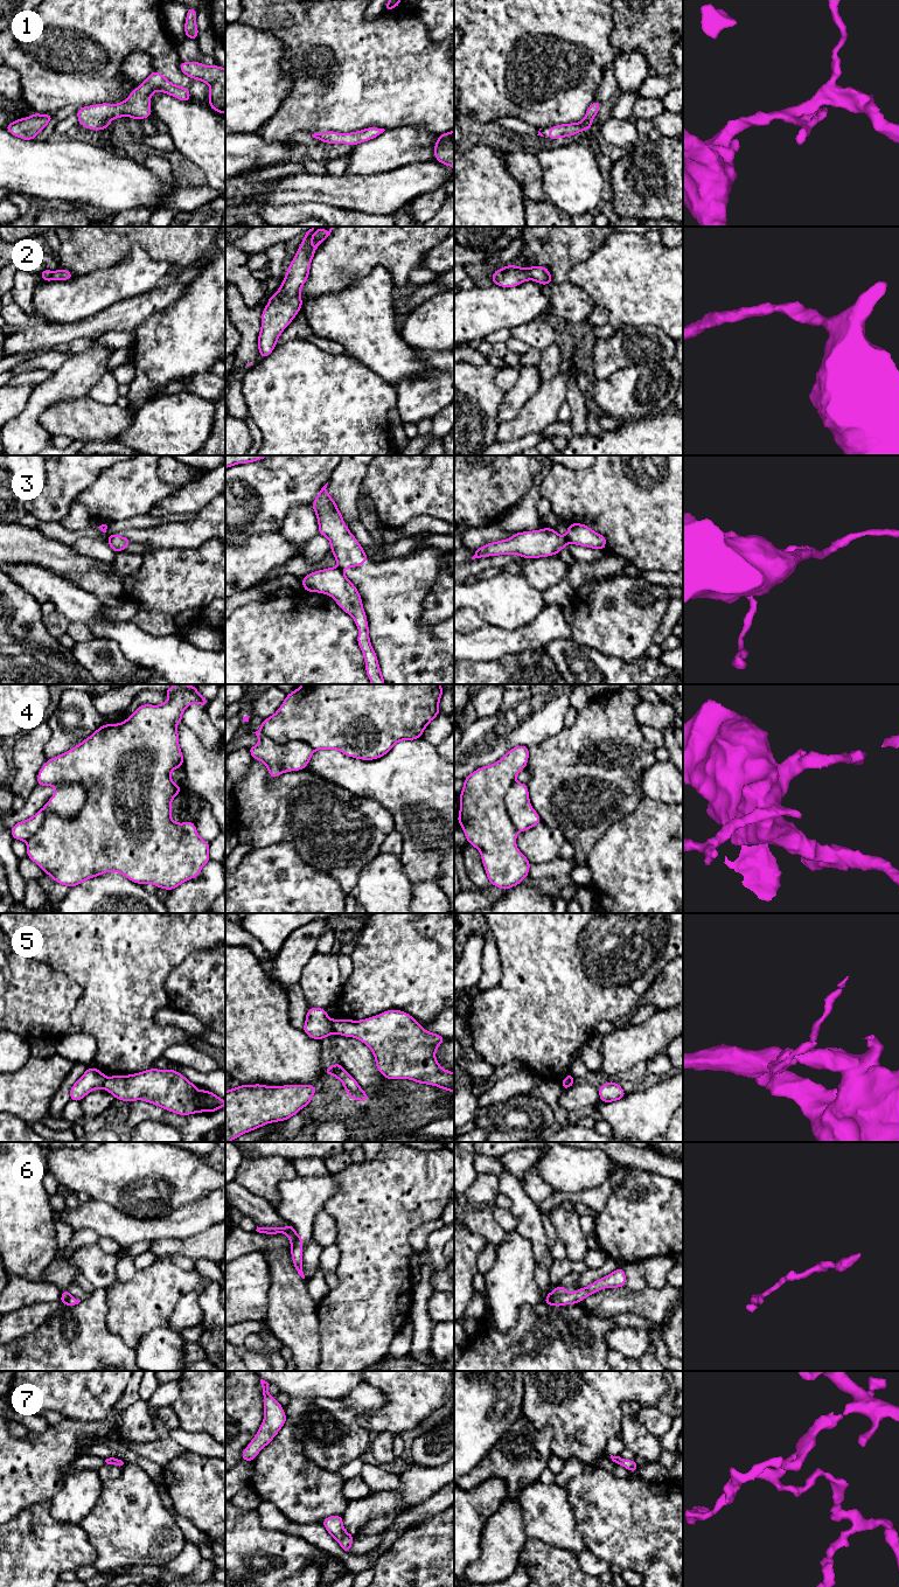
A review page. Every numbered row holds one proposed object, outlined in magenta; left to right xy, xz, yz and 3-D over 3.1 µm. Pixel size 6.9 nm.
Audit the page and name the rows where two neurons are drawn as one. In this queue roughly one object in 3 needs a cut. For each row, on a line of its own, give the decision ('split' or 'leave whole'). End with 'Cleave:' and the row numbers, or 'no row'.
1: leave whole
2: leave whole
3: split
4: split
5: split
6: split
7: leave whole
Cleave: 3, 4, 5, 6

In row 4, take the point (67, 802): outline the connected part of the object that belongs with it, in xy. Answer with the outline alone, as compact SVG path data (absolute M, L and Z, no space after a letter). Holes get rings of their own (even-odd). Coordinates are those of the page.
M74 784L67 788L57 789L49 801L34 816L15 823L11 834L14 840L27 842L42 827L44 817L53 812L58 816L70 820L76 816L86 801L86 791L79 784Z

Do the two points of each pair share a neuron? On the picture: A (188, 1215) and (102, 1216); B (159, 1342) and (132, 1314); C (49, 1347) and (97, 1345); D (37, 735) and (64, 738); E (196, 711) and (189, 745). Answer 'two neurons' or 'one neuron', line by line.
A: one neuron
B: two neurons
C: one neuron
D: two neurons
E: two neurons

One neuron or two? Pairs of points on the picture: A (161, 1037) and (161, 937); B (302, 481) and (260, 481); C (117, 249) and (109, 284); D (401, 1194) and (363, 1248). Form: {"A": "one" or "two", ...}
{"A": "one", "B": "one", "C": "two", "D": "one"}

